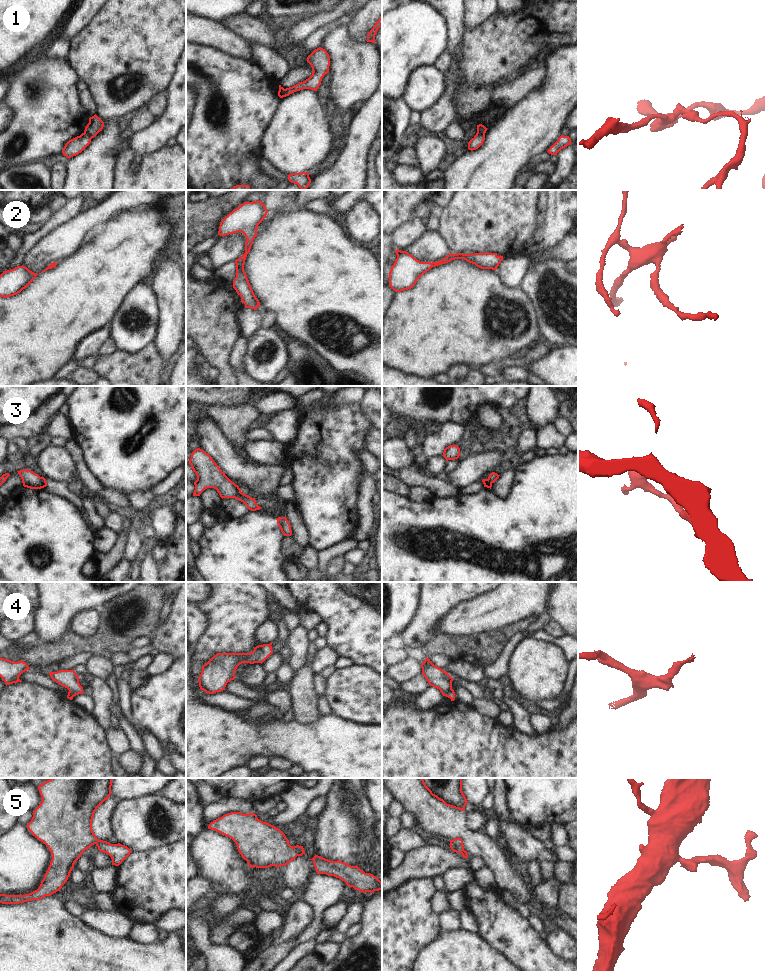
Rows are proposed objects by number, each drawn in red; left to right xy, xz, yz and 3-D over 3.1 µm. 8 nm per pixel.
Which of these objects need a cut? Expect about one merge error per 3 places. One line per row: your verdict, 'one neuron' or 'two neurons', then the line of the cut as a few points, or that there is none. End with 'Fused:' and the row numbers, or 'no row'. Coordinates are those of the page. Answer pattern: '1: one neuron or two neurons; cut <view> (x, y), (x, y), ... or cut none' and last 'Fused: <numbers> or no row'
1: two neurons; cut xy (84, 131), (91, 138)
2: one neuron; cut none
3: one neuron; cut none
4: two neurons; cut yz (452, 689), (444, 695)
5: one neuron; cut none
Fused: 1, 4

